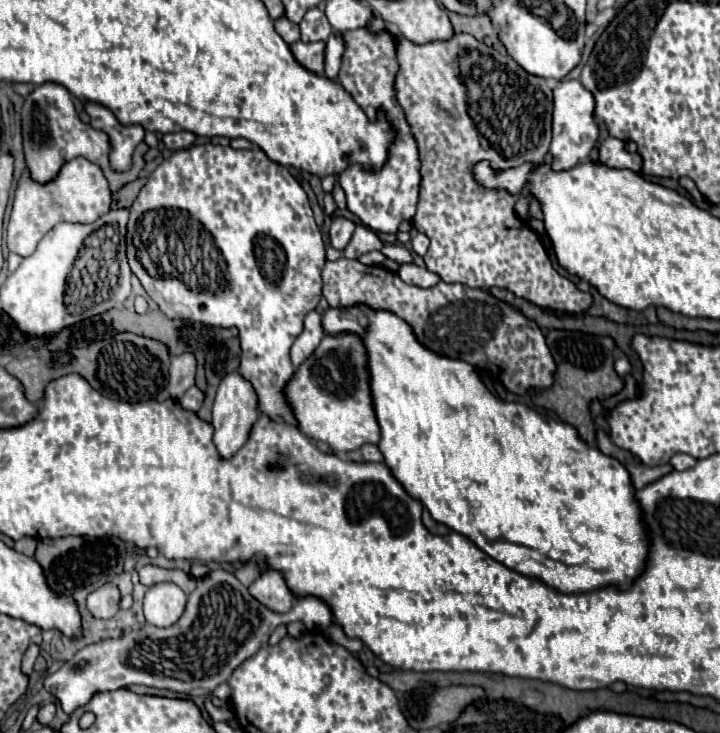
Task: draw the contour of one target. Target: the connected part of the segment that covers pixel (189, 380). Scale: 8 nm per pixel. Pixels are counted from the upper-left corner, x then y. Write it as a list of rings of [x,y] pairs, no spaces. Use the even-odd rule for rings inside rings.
[[[181,354],[171,360],[169,368],[169,394],[171,398],[179,400],[187,388],[195,384],[195,356],[193,354]]]

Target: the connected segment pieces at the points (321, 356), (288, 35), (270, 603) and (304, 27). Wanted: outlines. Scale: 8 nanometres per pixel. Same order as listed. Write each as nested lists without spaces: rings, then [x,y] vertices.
[[[325,336],[317,350],[295,370],[293,378],[285,384],[283,394],[299,430],[307,438],[327,444],[335,454],[379,442],[379,424],[375,422],[369,394],[367,354],[359,336]]]
[[[285,14],[275,20],[275,30],[287,44],[293,44],[299,40],[299,26],[295,22],[291,22]]]
[[[267,570],[263,572],[251,586],[249,586],[249,594],[265,604],[269,610],[273,612],[289,612],[291,606],[293,606],[293,600],[295,596],[291,594],[291,590],[287,588],[283,576],[275,570]]]
[[[311,8],[303,20],[301,20],[301,40],[309,40],[309,42],[315,42],[315,40],[327,40],[329,34],[333,32],[331,30],[331,24],[327,22],[325,14],[319,10],[319,8]]]

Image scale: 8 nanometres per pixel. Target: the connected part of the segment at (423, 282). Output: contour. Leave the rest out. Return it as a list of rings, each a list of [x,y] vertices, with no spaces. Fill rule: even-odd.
[[[403,264],[397,274],[405,284],[413,284],[419,288],[431,288],[431,286],[439,284],[439,280],[441,280],[437,274],[429,272],[427,268],[419,268],[415,264]]]

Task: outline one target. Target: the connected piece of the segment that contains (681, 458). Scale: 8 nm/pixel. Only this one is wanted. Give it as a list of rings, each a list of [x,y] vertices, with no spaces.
[[[675,454],[669,464],[671,464],[675,470],[687,470],[687,468],[693,468],[693,466],[697,464],[697,460],[695,460],[693,456],[689,456],[689,454]]]

